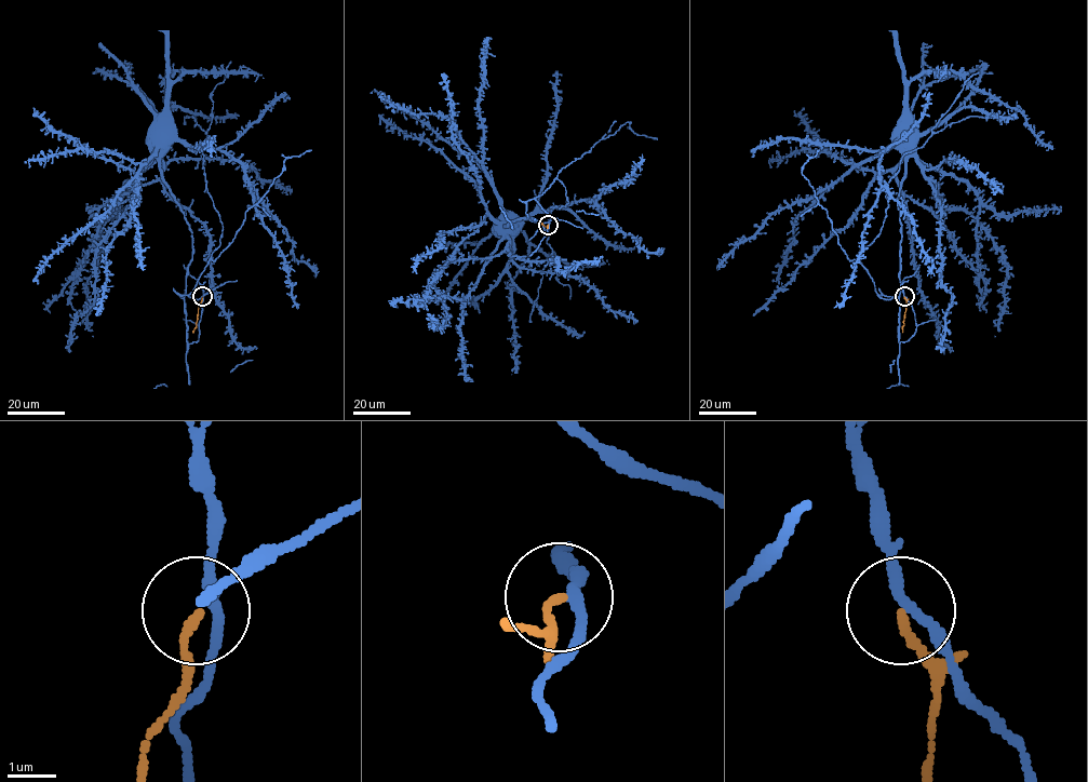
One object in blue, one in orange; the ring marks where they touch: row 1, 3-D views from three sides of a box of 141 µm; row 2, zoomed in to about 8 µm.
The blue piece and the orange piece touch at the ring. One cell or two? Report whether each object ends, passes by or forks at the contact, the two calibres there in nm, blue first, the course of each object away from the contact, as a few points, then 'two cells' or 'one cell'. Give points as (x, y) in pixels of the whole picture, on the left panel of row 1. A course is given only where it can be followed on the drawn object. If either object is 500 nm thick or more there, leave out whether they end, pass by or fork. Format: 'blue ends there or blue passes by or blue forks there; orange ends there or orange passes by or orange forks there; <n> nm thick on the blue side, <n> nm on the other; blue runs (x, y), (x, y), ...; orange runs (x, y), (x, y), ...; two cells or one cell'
blue passes by; orange ends there; 200 nm thick on the blue side, 170 nm on the other; blue runs (203, 296), (199, 337), (189, 344), (184, 295), (191, 258), (191, 231), (163, 180), (155, 151); orange runs (202, 297), (192, 332); two cells

